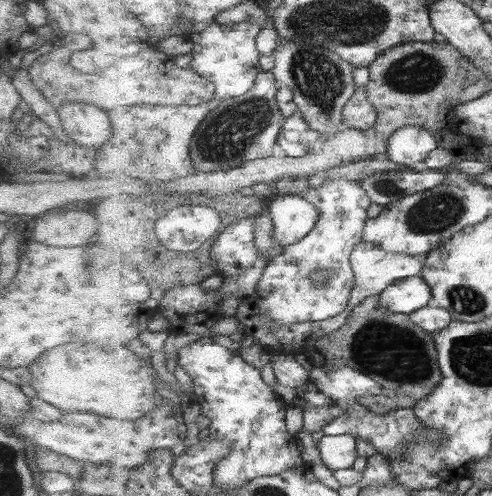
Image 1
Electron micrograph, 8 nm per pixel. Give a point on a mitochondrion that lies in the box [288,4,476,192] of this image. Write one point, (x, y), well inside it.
(418, 72)

